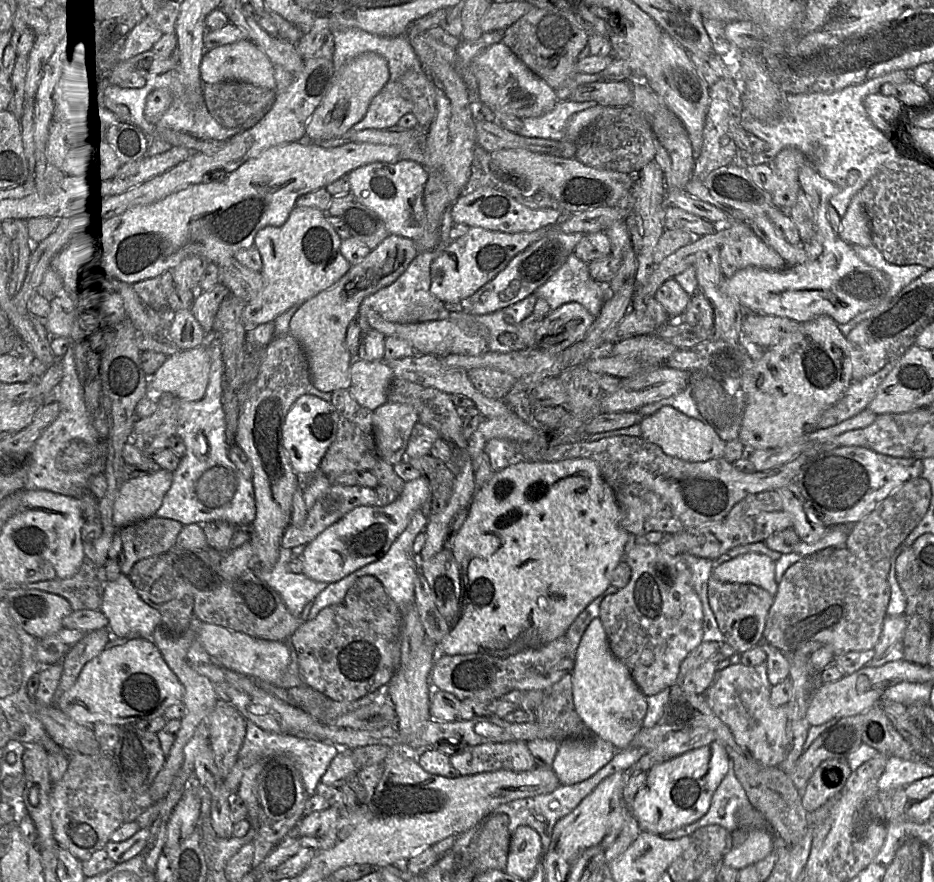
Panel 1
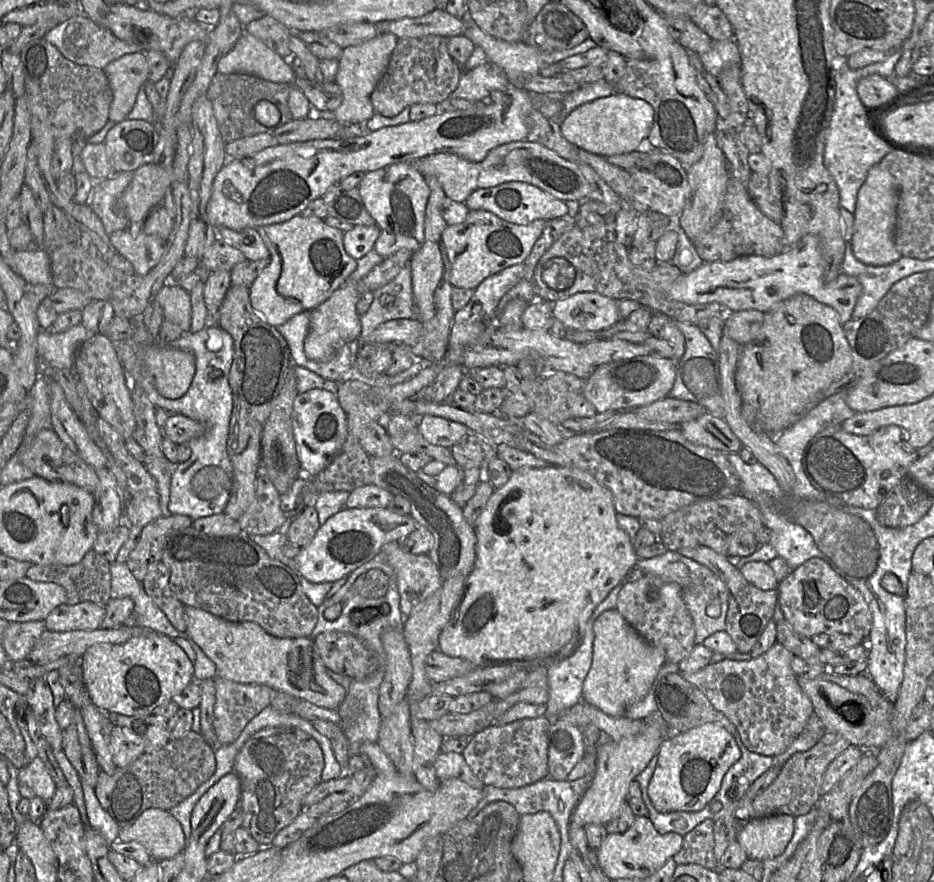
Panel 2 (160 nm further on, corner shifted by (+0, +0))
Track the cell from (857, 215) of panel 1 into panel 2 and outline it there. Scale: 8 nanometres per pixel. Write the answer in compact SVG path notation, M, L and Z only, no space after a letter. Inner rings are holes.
M878 164L874 165L858 192L853 213L854 229L850 243L854 256L863 264L885 266L902 257L894 242L897 200L898 185L895 178Z

